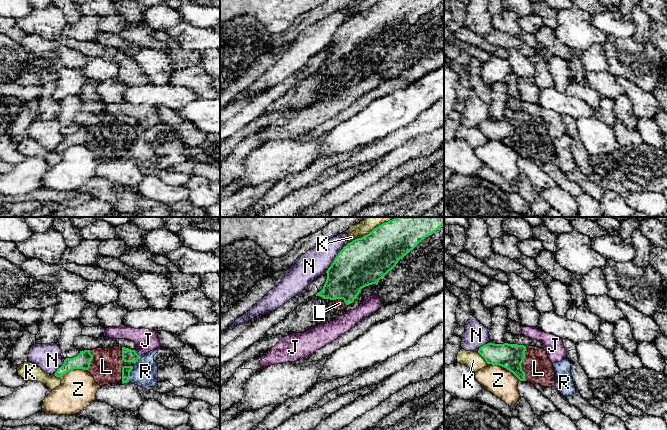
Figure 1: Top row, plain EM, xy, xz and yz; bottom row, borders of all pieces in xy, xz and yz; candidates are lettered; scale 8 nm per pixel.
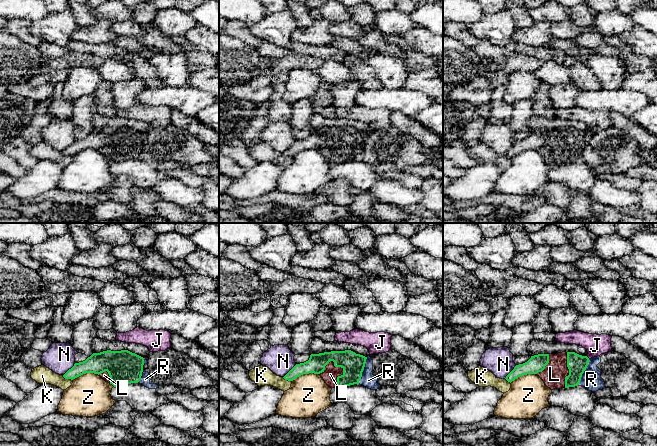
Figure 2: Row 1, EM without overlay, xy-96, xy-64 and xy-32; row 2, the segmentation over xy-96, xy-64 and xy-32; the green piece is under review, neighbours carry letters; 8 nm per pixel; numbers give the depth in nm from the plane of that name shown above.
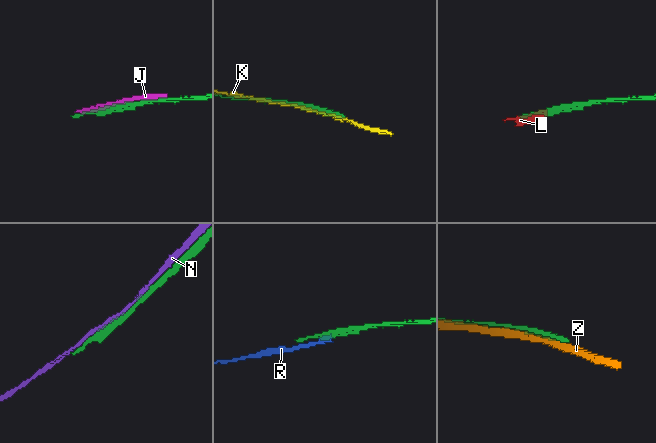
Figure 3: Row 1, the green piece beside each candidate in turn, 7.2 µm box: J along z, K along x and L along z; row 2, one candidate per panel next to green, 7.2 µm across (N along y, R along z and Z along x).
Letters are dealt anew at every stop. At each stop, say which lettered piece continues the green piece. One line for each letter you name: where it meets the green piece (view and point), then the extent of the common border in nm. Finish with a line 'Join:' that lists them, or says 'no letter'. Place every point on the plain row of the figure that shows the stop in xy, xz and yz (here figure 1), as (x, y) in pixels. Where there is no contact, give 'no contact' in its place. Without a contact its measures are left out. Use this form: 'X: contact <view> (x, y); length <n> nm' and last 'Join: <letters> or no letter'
L: contact yz (521, 139); length 280 nm
Join: L

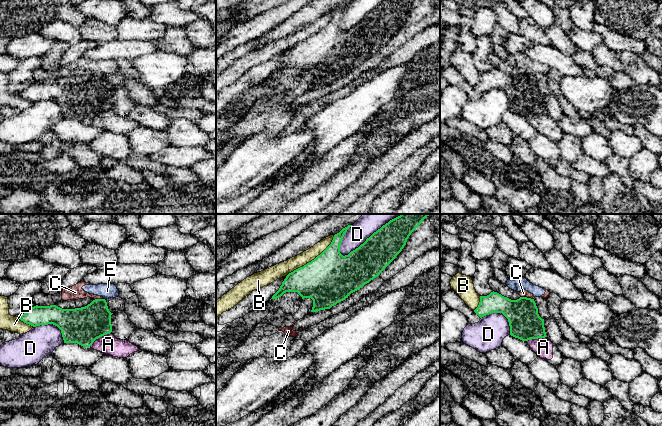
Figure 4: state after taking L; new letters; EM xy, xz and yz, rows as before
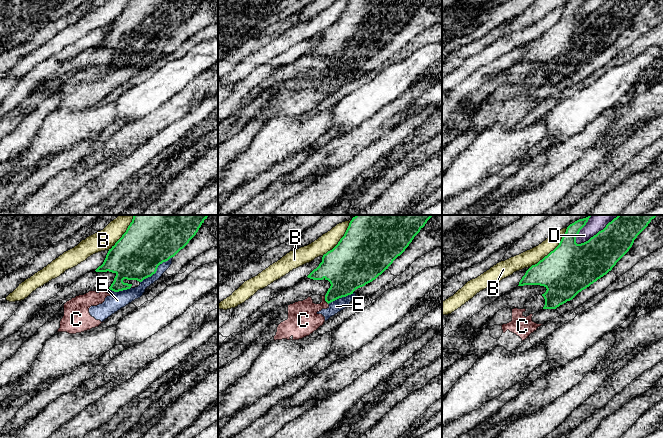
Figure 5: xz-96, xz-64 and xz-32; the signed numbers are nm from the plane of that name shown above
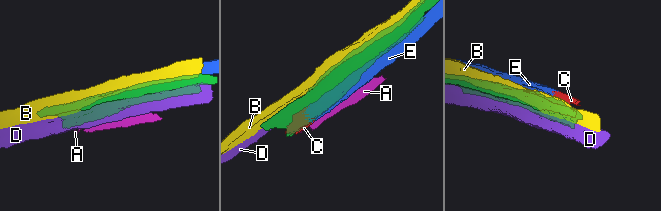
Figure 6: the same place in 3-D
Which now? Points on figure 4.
Join: no letter

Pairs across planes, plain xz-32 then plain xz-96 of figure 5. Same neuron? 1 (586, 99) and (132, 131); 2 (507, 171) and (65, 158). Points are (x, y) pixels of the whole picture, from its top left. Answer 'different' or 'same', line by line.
1: different
2: same

